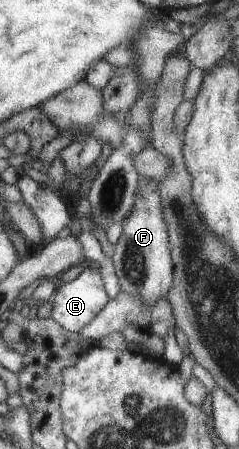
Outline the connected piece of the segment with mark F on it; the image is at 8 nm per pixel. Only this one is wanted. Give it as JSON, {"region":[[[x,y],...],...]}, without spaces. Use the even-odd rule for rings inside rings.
{"region":[[[141,176],[134,207],[129,217],[123,221],[123,232],[112,256],[121,285],[120,291],[131,293],[131,297],[139,299],[145,307],[153,307],[157,301],[168,297],[174,277],[168,230],[162,217],[162,206],[156,185],[155,179]]]}

